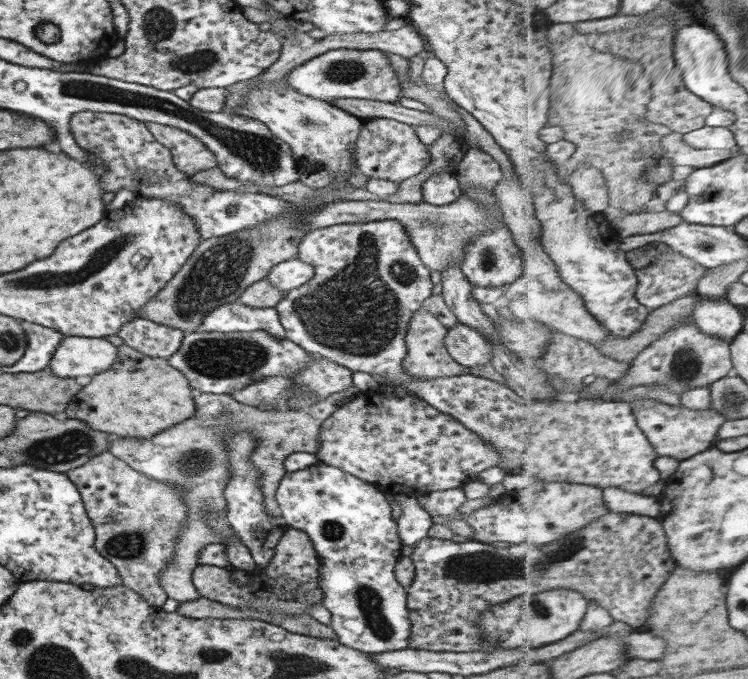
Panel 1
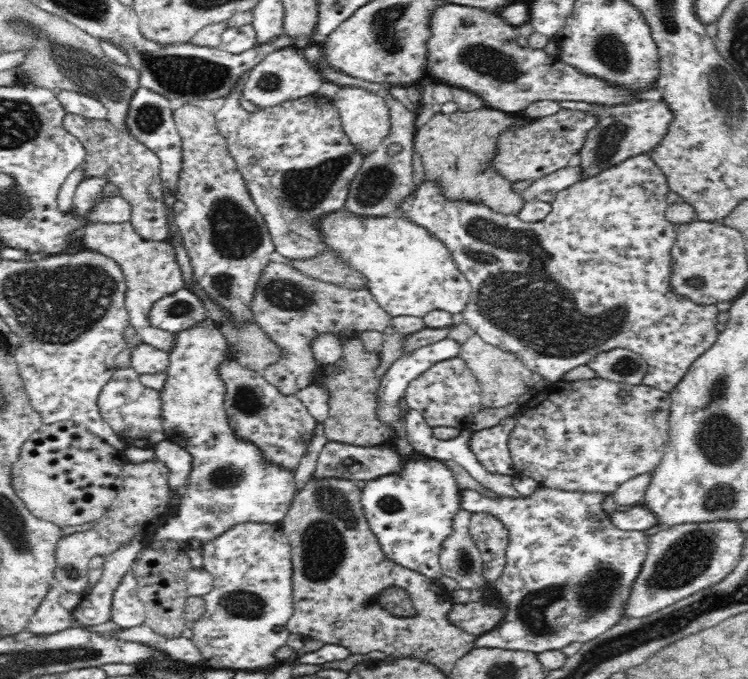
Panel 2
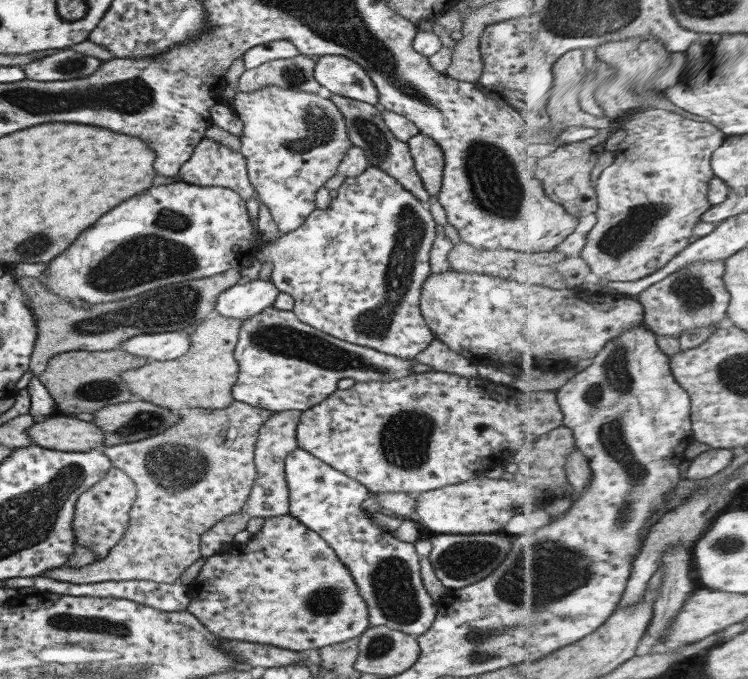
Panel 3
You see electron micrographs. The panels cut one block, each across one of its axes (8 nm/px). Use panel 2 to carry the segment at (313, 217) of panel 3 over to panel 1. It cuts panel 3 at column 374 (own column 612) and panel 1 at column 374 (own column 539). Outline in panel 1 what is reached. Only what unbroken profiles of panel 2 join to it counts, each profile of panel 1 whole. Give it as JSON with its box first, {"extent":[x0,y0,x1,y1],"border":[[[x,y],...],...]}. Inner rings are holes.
{"extent":[275,220,662,494],"border":[[[380,220],[377,222],[370,222],[367,224],[336,224],[330,227],[320,228],[311,230],[310,233],[306,234],[302,240],[300,240],[299,254],[297,259],[307,264],[312,264],[314,267],[314,276],[298,288],[289,291],[288,295],[282,299],[276,306],[275,309],[279,314],[279,320],[281,326],[286,332],[286,339],[292,340],[294,344],[298,344],[300,348],[304,348],[316,356],[324,357],[336,364],[340,364],[352,372],[369,372],[373,376],[384,377],[384,381],[388,381],[387,386],[398,386],[412,391],[412,394],[426,400],[430,406],[440,410],[442,414],[448,414],[452,418],[458,420],[458,422],[464,424],[468,430],[472,430],[474,434],[478,434],[484,442],[492,444],[496,448],[496,452],[500,454],[500,466],[499,468],[504,470],[506,473],[512,473],[514,475],[543,478],[551,482],[574,482],[576,484],[590,484],[590,486],[598,486],[606,490],[606,488],[620,488],[626,492],[635,492],[636,494],[643,494],[654,484],[658,484],[662,480],[662,472],[658,470],[656,461],[658,461],[658,452],[654,448],[654,444],[648,434],[644,432],[644,429],[639,425],[638,417],[634,412],[634,403],[626,401],[606,401],[602,399],[570,399],[564,397],[557,397],[556,401],[540,401],[536,397],[522,397],[512,390],[505,383],[499,383],[495,380],[485,379],[481,376],[474,376],[473,374],[461,374],[460,376],[451,377],[435,377],[435,378],[419,378],[416,376],[410,376],[406,373],[406,370],[402,368],[402,361],[406,359],[406,337],[407,329],[409,328],[410,320],[413,318],[415,313],[421,308],[422,303],[432,295],[432,280],[430,280],[430,271],[424,267],[424,264],[420,261],[418,252],[410,236],[408,236],[405,227],[397,222],[396,220]]]}

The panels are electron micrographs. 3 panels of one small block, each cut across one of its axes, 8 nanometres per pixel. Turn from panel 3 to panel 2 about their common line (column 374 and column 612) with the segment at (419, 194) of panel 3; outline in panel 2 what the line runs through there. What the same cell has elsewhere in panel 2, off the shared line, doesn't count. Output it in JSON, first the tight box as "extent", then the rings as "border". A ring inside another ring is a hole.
{"extent":[559,99,673,180],"border":[[[663,99],[660,101],[641,100],[631,105],[616,105],[615,107],[574,101],[562,101],[559,105],[562,109],[590,111],[594,113],[598,121],[598,124],[587,134],[586,142],[576,156],[575,163],[579,163],[581,168],[581,180],[598,176],[604,169],[612,168],[632,156],[648,153],[654,146],[660,144],[673,121],[673,114]]]}

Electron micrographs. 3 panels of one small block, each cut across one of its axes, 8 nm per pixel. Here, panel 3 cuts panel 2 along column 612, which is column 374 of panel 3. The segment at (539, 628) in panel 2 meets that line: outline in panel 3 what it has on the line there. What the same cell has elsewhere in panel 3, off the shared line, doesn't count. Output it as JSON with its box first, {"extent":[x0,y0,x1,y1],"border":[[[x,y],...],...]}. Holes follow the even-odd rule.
{"extent":[285,447,437,638],"border":[[[300,447],[288,453],[285,460],[285,475],[290,491],[289,514],[310,530],[317,532],[348,567],[357,582],[359,593],[368,605],[369,626],[385,626],[415,638],[423,635],[437,618],[437,605],[428,594],[427,588],[423,586],[420,557],[414,543],[399,541],[392,532],[380,529],[373,523],[368,512],[360,507],[360,504],[371,496],[367,487]]]}

